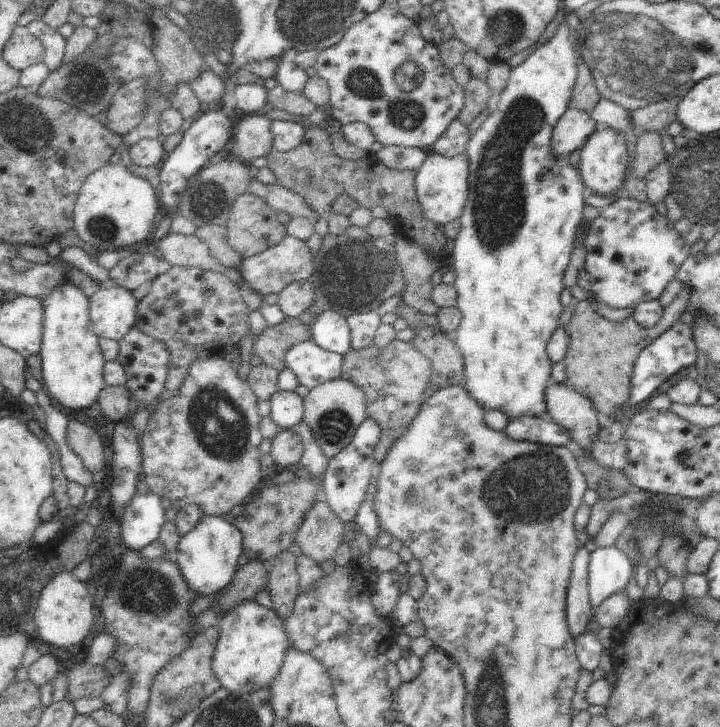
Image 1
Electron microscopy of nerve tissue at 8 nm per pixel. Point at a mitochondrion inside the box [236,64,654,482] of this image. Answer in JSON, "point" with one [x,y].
{"point":[499,205]}

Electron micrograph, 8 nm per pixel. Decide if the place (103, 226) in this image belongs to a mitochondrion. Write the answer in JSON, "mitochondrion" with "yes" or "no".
{"mitochondrion":"yes"}

